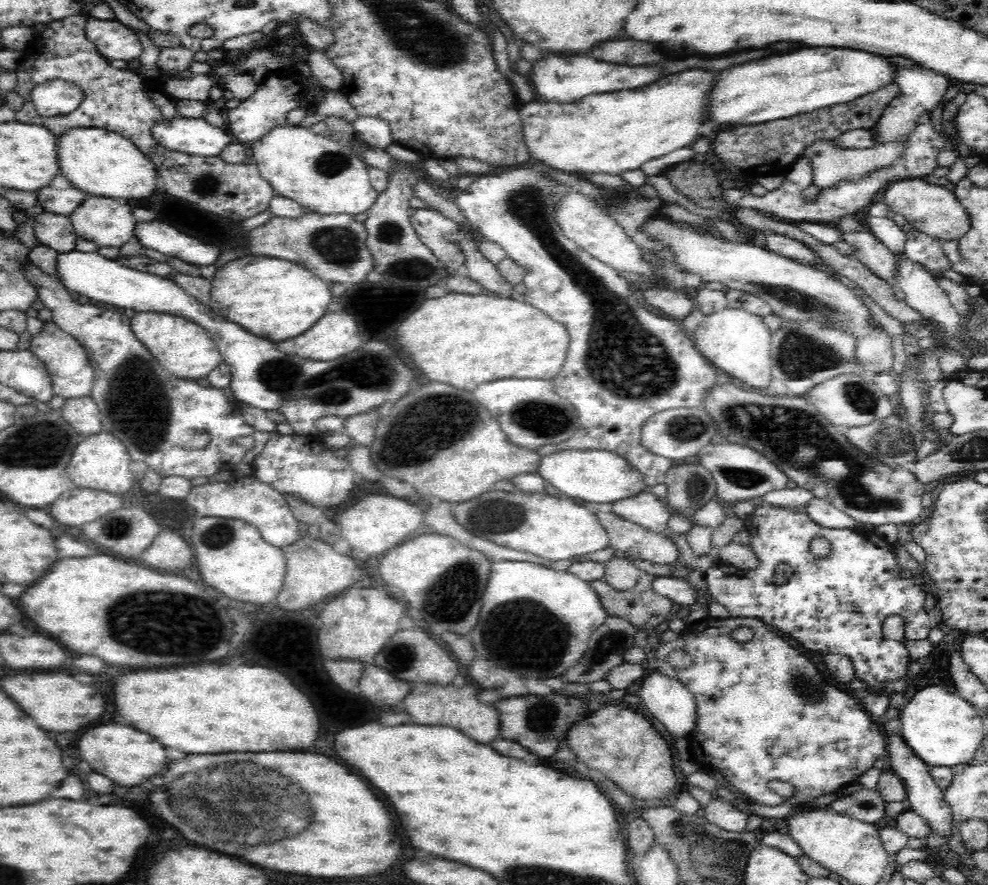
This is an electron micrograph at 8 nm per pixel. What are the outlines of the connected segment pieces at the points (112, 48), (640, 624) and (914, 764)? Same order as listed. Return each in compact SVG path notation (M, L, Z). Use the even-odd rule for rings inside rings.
M89 16L86 22L86 38L110 60L128 62L138 58L142 52L142 43L133 29L124 26L118 19L98 20Z
M640 570L637 584L623 591L614 589L602 579L591 581L589 585L598 593L601 605L608 615L625 618L636 631L648 632L652 628L656 629L656 626L662 624L668 618L668 612L672 610L673 604L669 598L663 597L660 593L654 591L654 580L657 580L656 575Z
M893 734L885 737L887 744L887 755L890 759L891 772L896 773L900 780L904 781L906 785L906 799L910 801L909 810L924 817L931 827L931 831L938 835L949 838L951 835L951 827L953 816L950 805L944 800L944 793L938 788L934 782L932 775L930 775L929 768L924 761L922 761L902 739L902 735Z

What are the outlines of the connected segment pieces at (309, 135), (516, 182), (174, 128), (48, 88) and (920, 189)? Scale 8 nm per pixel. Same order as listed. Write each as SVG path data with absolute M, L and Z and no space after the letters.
M305 124L279 125L249 146L252 161L275 193L291 198L310 213L355 217L369 211L379 195L371 184L366 164L350 146L314 133Z
M523 164L476 176L472 184L452 199L452 203L483 240L499 244L507 257L524 270L526 291L521 300L542 309L546 315L570 328L566 364L551 381L554 391L574 405L579 427L570 440L540 447L536 452L542 456L542 452L554 453L562 449L606 449L625 457L628 464L643 476L648 490L660 491L664 487L666 473L674 462L659 457L642 445L642 424L656 412L702 407L710 388L719 382L717 378L720 376L716 376L718 369L698 350L694 350L695 344L682 330L678 330L674 320L660 318L644 310L642 306L645 304L636 300L632 290L628 290L626 280L562 233L556 223L555 204L569 186L561 186L561 182L555 182L551 176L548 178L533 168L534 165Z
M176 117L160 120L153 127L160 147L194 156L220 156L233 136L223 127L210 125L204 118Z
M57 78L36 84L30 98L40 116L60 117L76 110L84 98L84 93L73 82Z
M906 179L890 183L881 193L881 200L888 209L895 212L896 215L902 215L913 229L924 232L928 236L950 242L950 240L959 241L968 230L970 230L970 221L968 215L952 190L946 186L931 184L924 179Z

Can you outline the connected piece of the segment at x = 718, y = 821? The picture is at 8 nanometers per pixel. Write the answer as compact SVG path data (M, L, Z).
M714 797L703 809L708 823L727 832L746 831L748 817L741 810L736 809L732 802Z

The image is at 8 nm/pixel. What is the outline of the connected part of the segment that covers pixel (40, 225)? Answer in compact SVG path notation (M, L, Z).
M43 212L33 218L34 233L40 245L54 248L59 254L72 252L78 236L68 216Z

